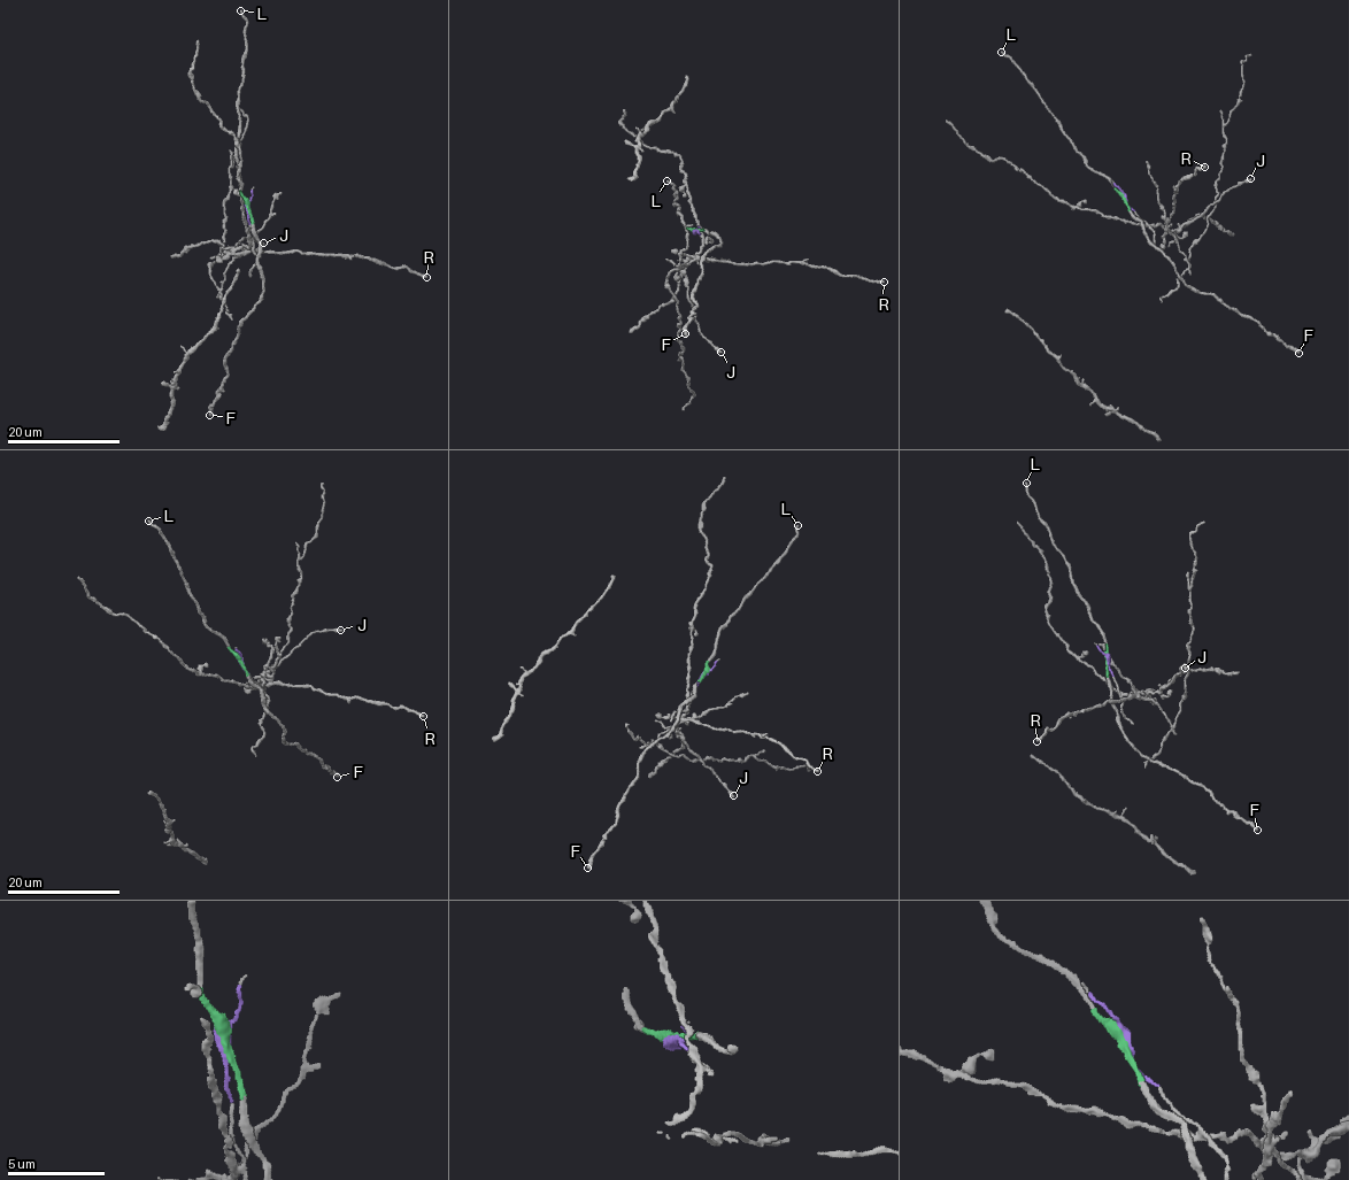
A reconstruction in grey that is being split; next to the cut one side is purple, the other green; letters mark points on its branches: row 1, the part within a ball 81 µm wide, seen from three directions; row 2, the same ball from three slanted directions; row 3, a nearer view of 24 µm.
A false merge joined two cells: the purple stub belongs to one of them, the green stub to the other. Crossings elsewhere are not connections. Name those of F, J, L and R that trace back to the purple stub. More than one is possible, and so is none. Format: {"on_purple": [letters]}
{"on_purple": ["J", "R"]}

